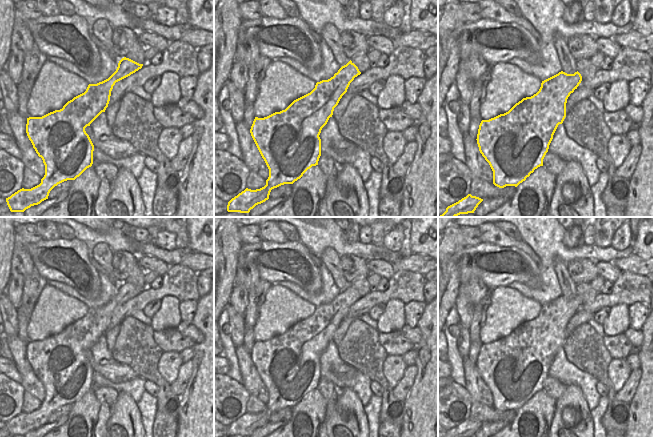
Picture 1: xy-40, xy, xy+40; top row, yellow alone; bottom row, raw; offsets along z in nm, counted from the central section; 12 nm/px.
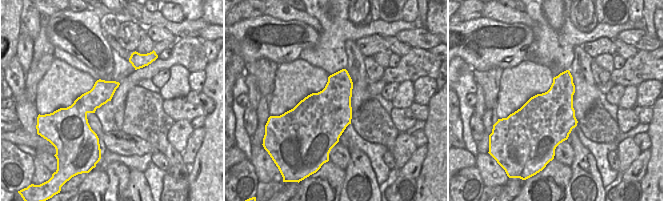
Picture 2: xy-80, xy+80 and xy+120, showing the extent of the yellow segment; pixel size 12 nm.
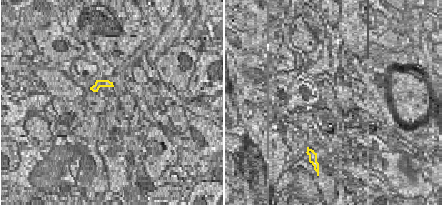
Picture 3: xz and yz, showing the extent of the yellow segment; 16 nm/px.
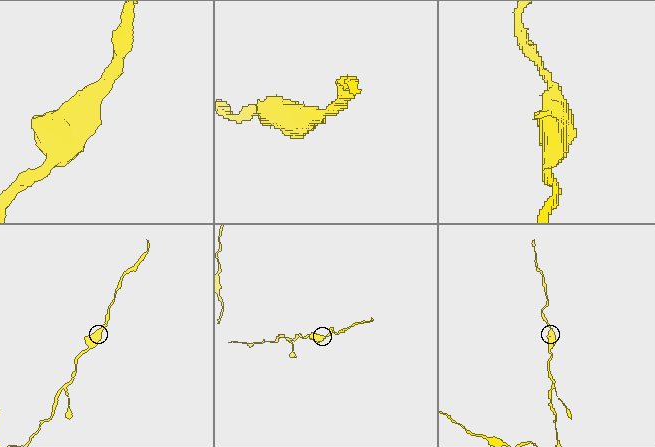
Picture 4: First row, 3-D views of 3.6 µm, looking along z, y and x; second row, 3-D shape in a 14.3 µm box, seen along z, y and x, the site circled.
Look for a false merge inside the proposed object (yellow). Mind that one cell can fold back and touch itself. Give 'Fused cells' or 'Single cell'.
Single cell.

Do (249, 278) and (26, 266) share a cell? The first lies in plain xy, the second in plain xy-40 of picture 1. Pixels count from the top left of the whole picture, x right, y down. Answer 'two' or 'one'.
one

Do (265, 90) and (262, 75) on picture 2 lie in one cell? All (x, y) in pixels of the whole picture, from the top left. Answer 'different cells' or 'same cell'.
same cell

